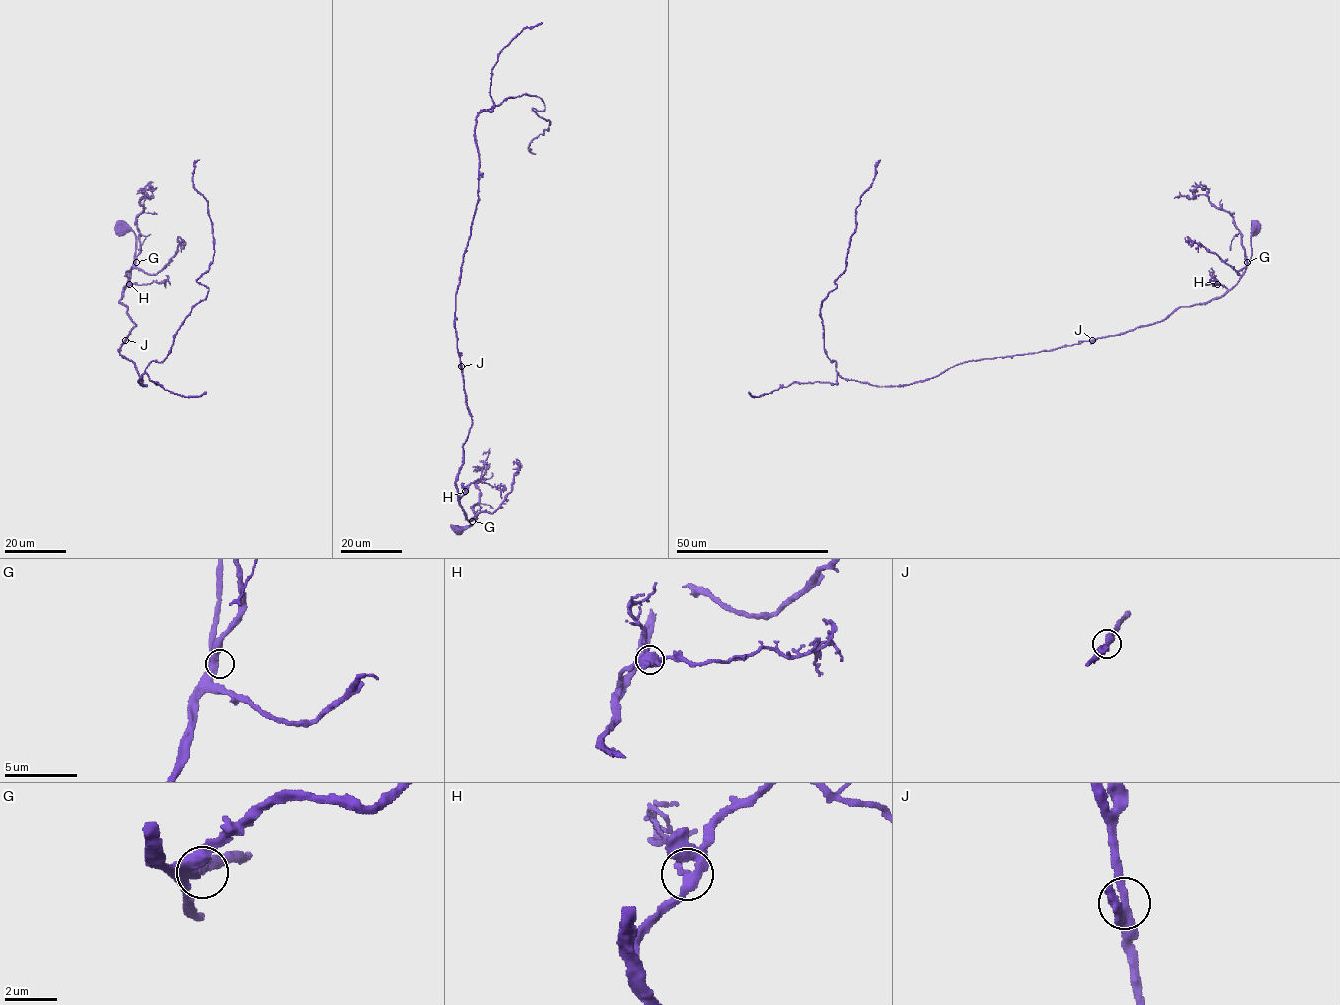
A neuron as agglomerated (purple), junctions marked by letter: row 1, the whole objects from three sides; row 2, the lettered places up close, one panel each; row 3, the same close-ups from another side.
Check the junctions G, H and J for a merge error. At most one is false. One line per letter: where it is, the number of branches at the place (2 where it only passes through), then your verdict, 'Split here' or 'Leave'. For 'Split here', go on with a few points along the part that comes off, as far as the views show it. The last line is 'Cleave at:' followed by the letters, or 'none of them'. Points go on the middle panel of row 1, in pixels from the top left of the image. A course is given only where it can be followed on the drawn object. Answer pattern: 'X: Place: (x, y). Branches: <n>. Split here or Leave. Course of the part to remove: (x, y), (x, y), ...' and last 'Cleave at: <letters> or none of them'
G: Place: (472, 521). Branches: 3. Leave
H: Place: (465, 491). Branches: 3. Leave
J: Place: (461, 366). Branches: 3. Leave
Cleave at: none of them

